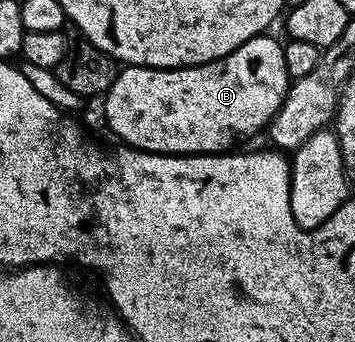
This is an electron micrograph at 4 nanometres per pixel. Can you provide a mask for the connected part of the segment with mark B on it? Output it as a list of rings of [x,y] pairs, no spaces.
[[[265,33],[246,41],[246,45],[238,45],[234,53],[222,57],[218,61],[210,61],[206,65],[197,67],[175,67],[174,69],[162,69],[161,67],[129,67],[117,70],[114,85],[102,97],[104,103],[104,119],[108,122],[108,127],[120,138],[121,144],[127,145],[137,151],[153,151],[159,155],[218,155],[228,153],[233,150],[235,143],[240,143],[243,139],[248,139],[251,135],[256,135],[265,130],[272,118],[278,113],[282,101],[286,97],[290,80],[286,73],[286,57],[284,56],[284,43],[276,40],[272,33]]]

